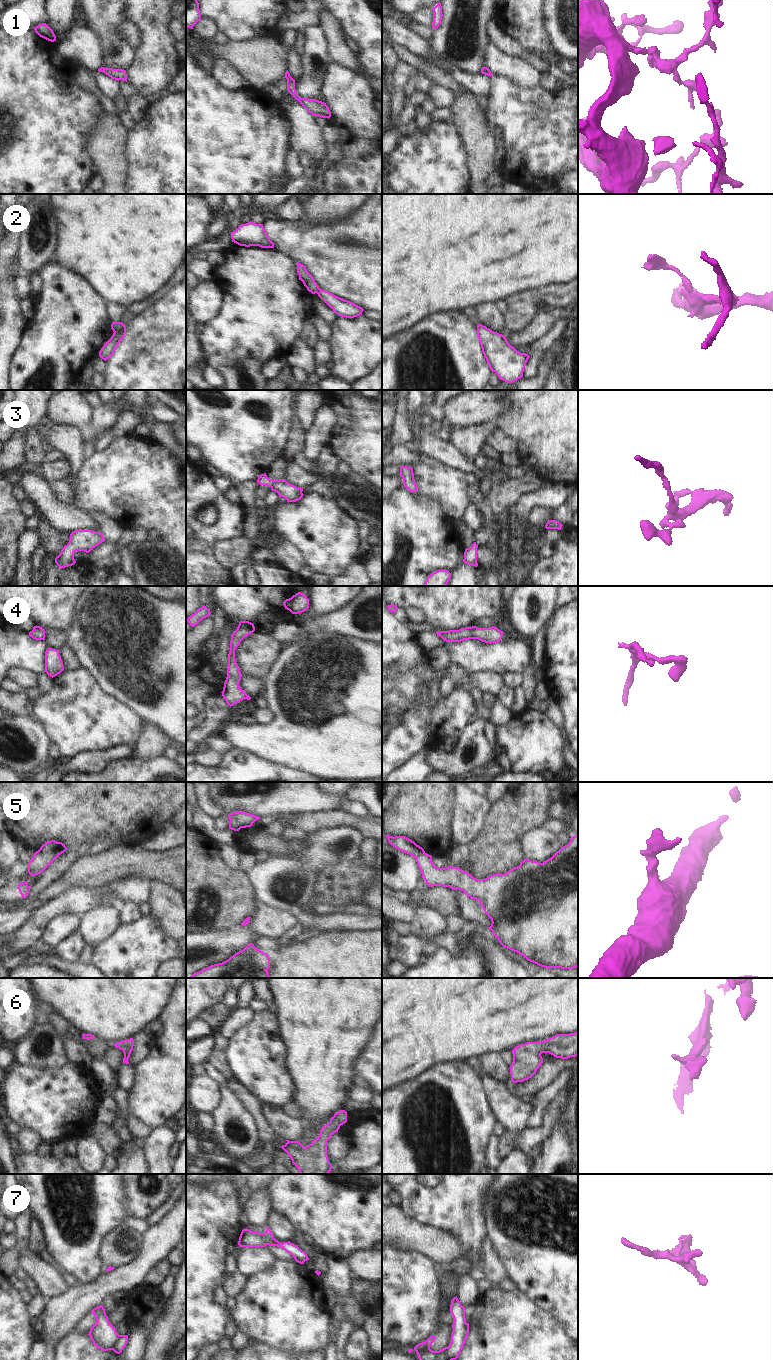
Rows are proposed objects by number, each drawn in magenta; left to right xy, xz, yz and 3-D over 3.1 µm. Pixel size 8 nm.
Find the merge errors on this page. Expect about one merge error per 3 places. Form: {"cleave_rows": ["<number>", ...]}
{"cleave_rows": ["2"]}

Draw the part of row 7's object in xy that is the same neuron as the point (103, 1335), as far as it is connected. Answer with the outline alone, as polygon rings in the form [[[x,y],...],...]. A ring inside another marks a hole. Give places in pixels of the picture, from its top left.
[[[103,1305],[94,1308],[91,1313],[97,1321],[88,1334],[93,1344],[103,1351],[113,1350],[120,1354],[128,1342],[128,1335],[119,1335],[116,1332],[115,1327],[108,1320]]]

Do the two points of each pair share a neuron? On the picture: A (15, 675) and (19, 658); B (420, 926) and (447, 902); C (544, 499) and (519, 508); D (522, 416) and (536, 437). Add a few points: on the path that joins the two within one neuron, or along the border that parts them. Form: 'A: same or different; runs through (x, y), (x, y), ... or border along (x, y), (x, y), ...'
A: different; border along (10, 667), (24, 667), (36, 674)
B: different; border along (425, 905), (438, 910), (445, 917)
C: same; runs through (538, 499), (531, 499), (525, 504)
D: same; runs through (527, 421), (536, 432)

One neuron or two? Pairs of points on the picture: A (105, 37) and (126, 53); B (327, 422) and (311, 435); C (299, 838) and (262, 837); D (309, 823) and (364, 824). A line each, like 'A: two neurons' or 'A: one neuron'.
A: one neuron
B: one neuron
C: one neuron
D: one neuron

